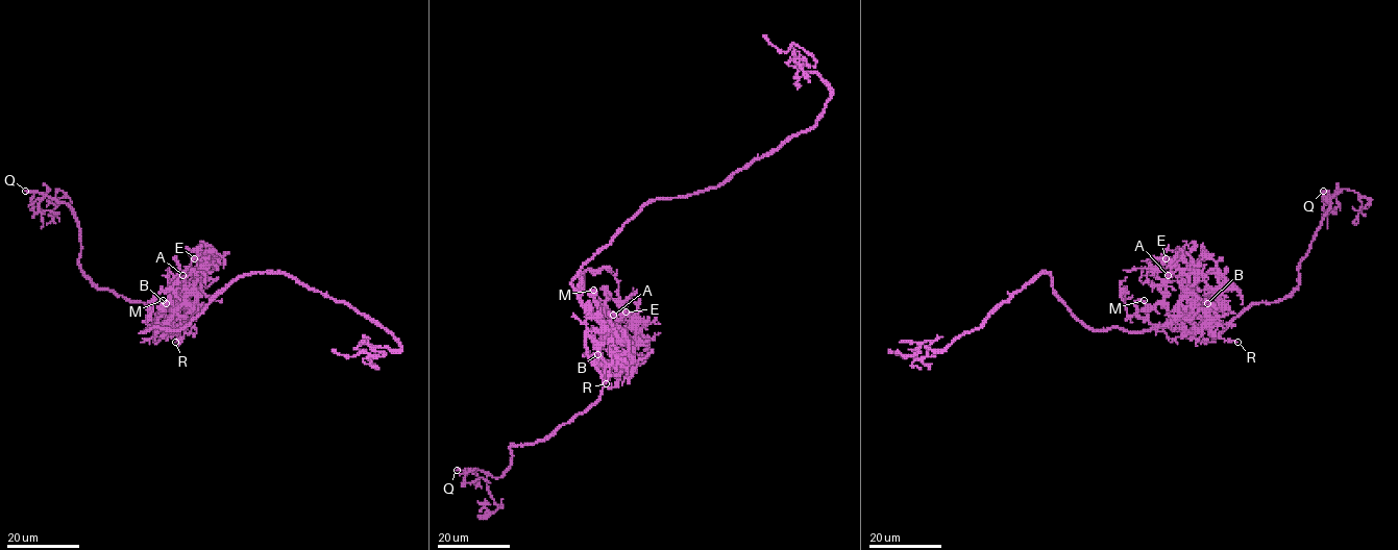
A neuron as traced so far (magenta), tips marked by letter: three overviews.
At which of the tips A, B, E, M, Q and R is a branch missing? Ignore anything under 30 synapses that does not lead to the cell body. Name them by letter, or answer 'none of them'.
Q

